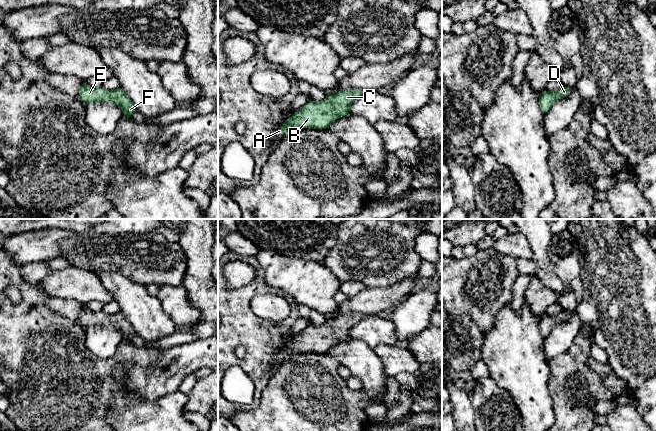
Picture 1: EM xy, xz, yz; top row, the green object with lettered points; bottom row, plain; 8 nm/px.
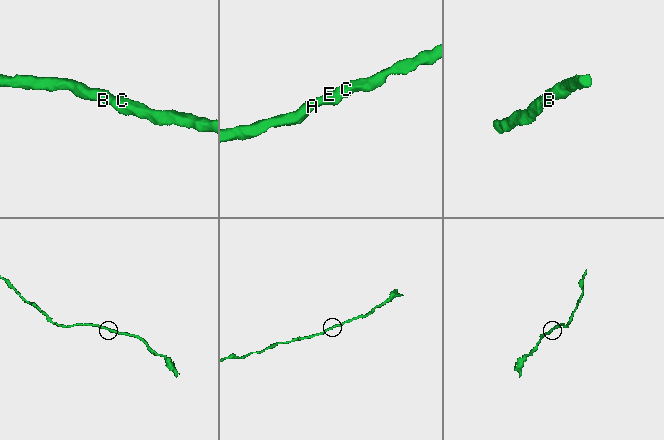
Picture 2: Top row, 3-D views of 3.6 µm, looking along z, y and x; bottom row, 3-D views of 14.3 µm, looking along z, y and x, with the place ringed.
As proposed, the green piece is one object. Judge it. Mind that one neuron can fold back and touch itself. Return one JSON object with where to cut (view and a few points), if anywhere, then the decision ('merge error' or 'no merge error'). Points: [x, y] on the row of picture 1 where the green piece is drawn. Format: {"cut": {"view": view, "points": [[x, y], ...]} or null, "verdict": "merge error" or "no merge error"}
{"cut": null, "verdict": "no merge error"}

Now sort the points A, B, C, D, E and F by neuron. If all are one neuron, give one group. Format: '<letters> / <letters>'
A B C D E F

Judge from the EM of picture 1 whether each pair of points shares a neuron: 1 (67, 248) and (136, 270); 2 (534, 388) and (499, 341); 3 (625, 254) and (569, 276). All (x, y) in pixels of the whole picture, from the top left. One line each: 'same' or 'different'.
1: same
2: same
3: different

